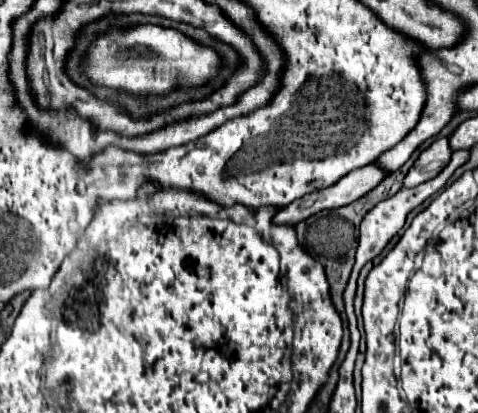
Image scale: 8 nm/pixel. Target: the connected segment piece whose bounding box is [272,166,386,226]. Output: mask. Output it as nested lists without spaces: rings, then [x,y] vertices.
[[[364,166],[364,168],[352,170],[350,174],[342,176],[334,186],[316,190],[314,194],[306,194],[306,198],[298,198],[298,202],[292,202],[290,206],[278,210],[272,218],[272,222],[292,226],[320,210],[346,206],[346,204],[362,198],[366,192],[370,192],[384,176],[386,174],[376,166]]]

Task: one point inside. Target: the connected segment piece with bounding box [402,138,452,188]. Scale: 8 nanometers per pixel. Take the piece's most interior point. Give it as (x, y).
(432, 159)

